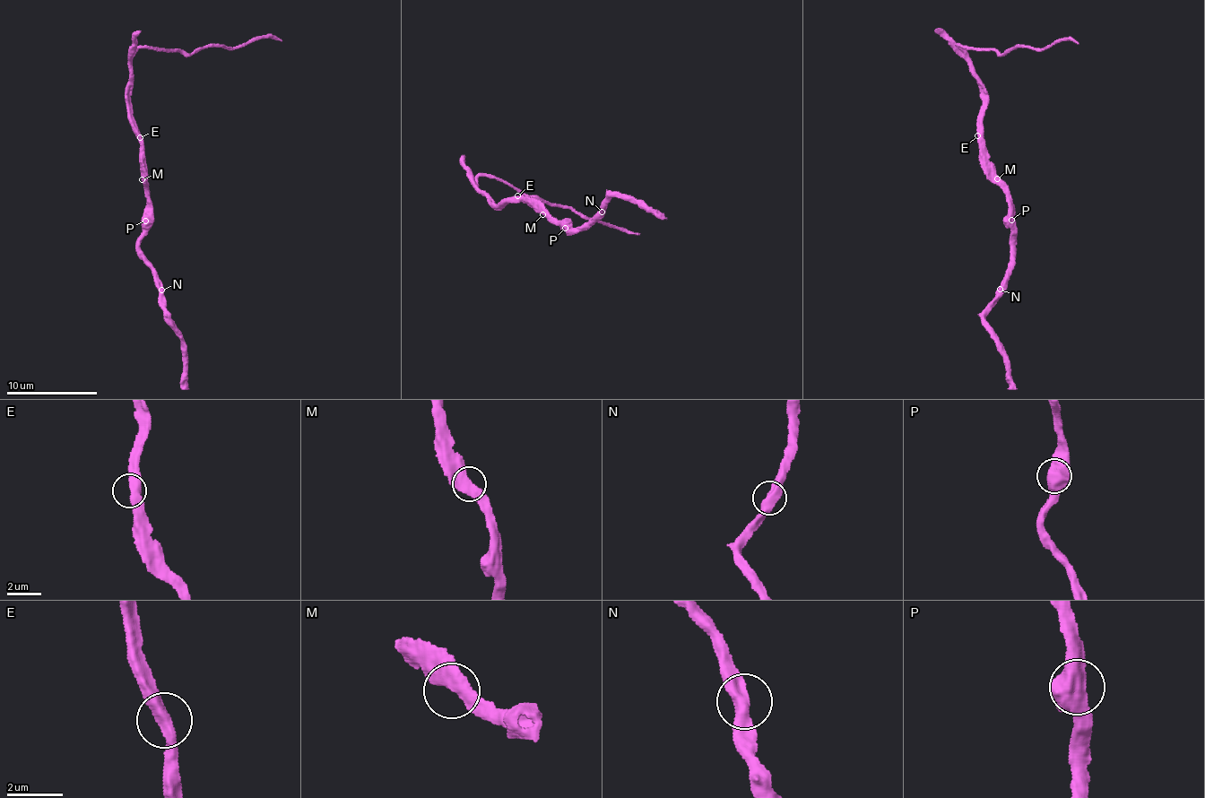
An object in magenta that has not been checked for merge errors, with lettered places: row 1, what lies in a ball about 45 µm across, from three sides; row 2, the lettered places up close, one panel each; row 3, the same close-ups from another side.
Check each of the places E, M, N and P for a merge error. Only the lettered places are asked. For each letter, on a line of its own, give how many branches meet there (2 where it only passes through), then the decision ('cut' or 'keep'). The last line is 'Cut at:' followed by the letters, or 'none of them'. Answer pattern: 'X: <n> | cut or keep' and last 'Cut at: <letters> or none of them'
E: 2 | keep
M: 2 | keep
N: 2 | keep
P: 3 | keep
Cut at: none of them

